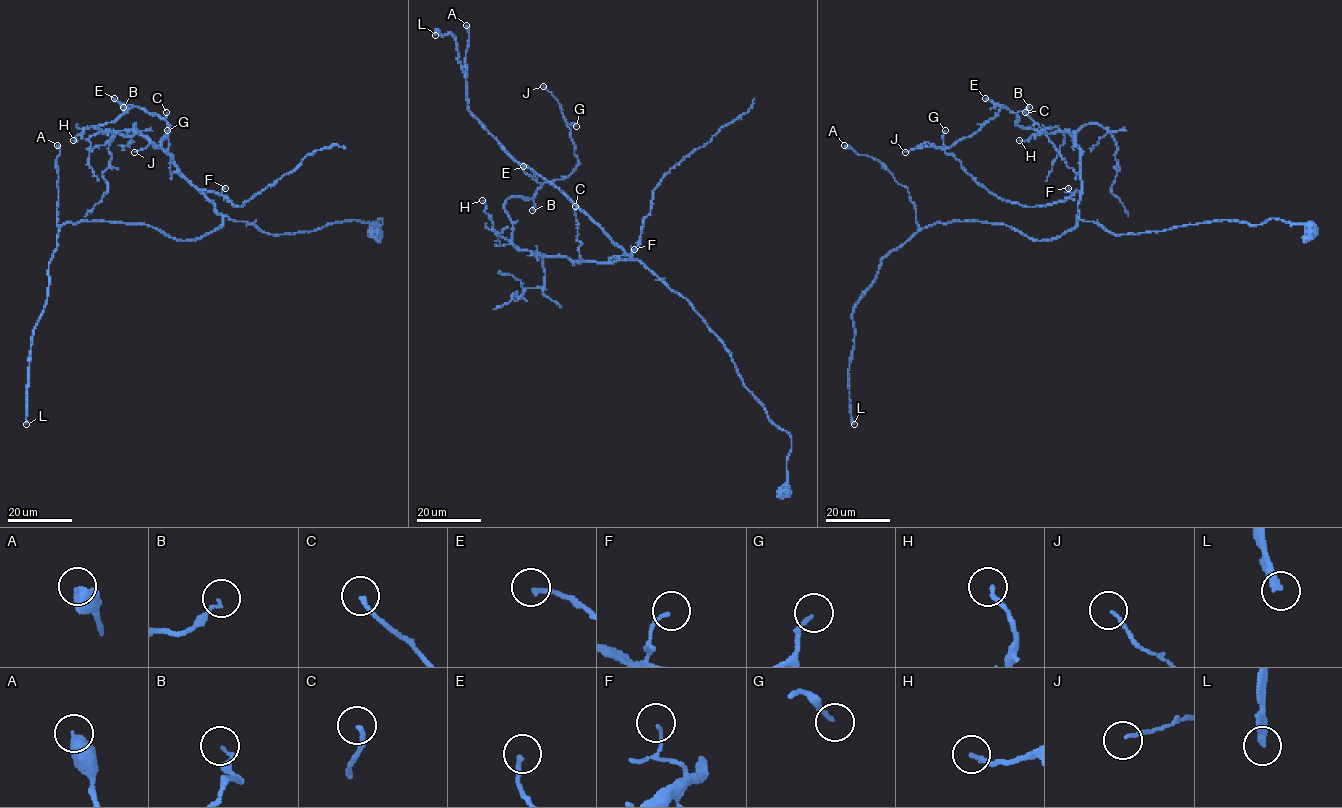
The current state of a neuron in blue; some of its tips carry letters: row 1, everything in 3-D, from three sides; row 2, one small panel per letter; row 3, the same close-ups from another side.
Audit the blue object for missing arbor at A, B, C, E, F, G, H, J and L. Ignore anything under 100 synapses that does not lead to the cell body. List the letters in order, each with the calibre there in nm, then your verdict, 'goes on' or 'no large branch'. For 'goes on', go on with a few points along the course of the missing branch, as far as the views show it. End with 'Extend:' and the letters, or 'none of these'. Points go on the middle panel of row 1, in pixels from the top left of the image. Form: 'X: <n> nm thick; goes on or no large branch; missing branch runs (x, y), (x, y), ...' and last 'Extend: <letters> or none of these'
A: 440 nm thick; no large branch
B: 110 nm thick; no large branch
C: 170 nm thick; no large branch
E: 180 nm thick; no large branch
F: 100 nm thick; no large branch
G: 140 nm thick; no large branch
H: 180 nm thick; no large branch
J: 100 nm thick; no large branch
L: 320 nm thick; goes on
Extend: L

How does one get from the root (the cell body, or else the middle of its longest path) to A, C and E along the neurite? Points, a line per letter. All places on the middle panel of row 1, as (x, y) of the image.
A: (784, 494), (791, 436), (744, 385), (723, 342), (685, 298), (519, 164), (469, 110), (466, 25)
C: (784, 494), (791, 436), (770, 419), (723, 342), (685, 298), (635, 259), (592, 262), (580, 257), (575, 206)
E: (784, 494), (791, 436), (685, 298), (635, 259), (572, 262), (512, 243), (504, 202), (540, 185), (523, 166)

